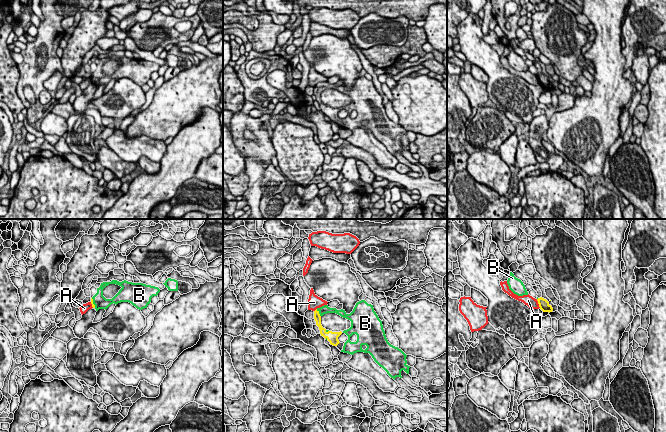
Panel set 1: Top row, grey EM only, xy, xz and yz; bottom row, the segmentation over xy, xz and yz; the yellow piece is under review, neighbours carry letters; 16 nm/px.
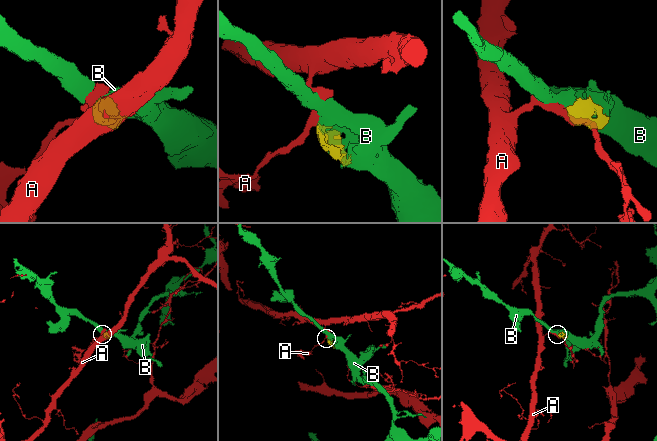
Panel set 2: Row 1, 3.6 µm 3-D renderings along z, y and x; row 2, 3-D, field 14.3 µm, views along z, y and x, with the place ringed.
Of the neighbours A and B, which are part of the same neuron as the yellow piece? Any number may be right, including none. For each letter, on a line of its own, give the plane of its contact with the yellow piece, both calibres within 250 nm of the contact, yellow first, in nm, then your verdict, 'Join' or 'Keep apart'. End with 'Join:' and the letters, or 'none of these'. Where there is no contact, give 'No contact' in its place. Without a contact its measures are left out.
A: Touches yellow in yz. Thickness 160 nm (yellow) against 170 nm. Keep apart
B: Touches yellow in xz. Thickness 120 nm (yellow) against 140 nm. Join
Join: B

